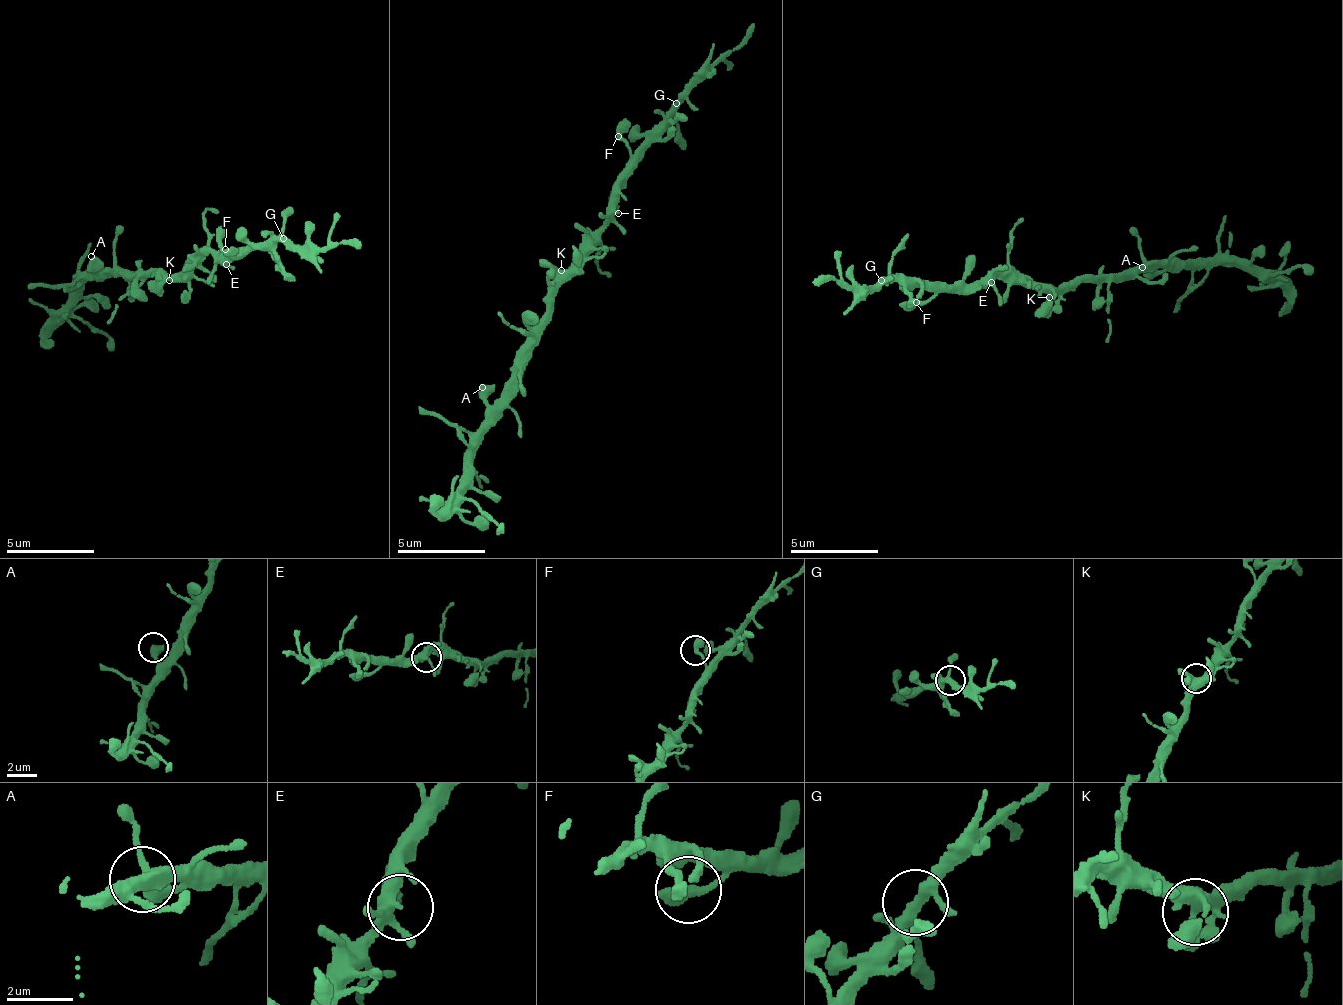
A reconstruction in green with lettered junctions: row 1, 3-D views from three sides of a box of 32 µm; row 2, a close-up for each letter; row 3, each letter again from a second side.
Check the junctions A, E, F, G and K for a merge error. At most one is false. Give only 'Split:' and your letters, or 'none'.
Split: none

